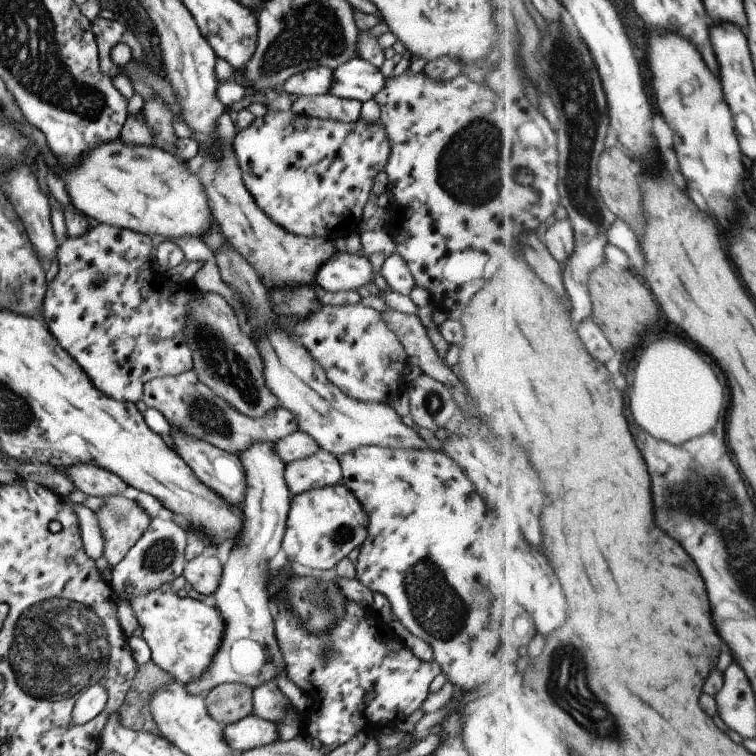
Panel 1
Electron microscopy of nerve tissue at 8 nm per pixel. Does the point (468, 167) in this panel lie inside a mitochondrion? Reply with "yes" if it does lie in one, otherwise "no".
yes

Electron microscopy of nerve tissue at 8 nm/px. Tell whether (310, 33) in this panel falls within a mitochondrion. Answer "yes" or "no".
yes

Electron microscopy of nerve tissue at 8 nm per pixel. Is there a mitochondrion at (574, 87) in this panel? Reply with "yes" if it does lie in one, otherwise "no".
yes

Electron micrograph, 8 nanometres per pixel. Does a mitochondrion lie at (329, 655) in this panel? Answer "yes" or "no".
yes

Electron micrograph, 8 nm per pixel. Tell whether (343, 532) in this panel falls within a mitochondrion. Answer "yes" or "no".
yes

